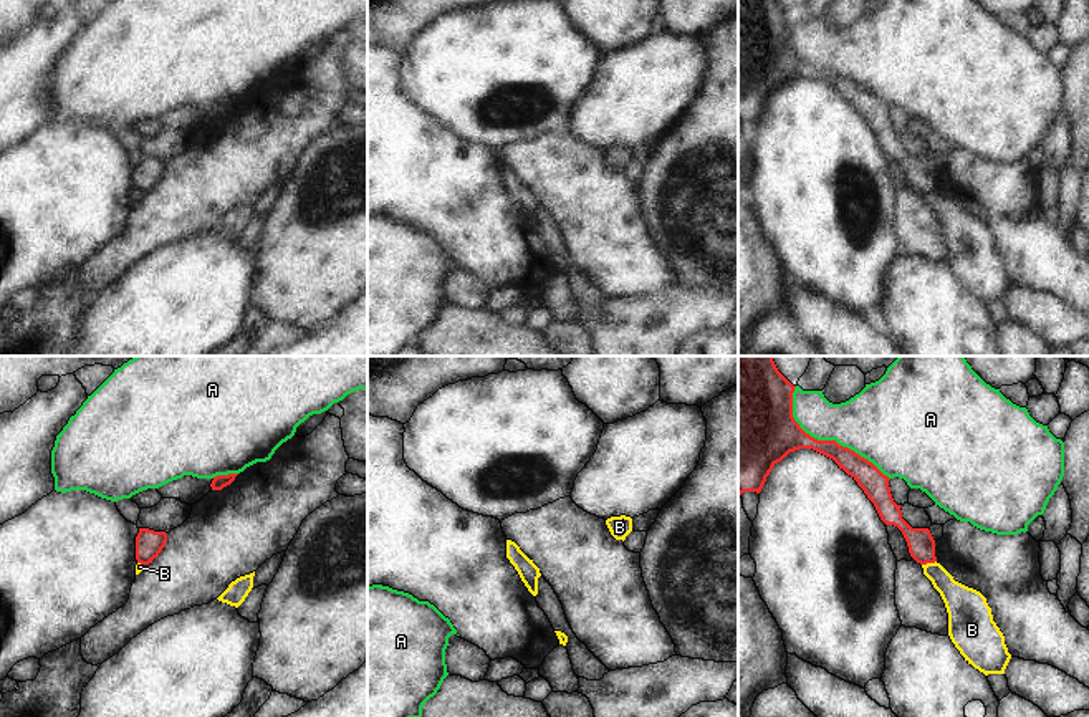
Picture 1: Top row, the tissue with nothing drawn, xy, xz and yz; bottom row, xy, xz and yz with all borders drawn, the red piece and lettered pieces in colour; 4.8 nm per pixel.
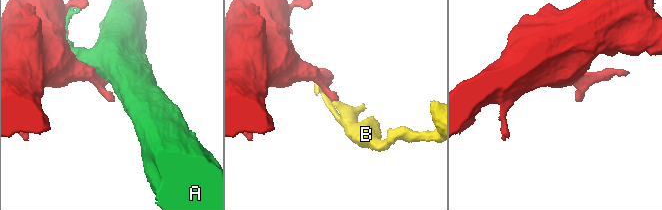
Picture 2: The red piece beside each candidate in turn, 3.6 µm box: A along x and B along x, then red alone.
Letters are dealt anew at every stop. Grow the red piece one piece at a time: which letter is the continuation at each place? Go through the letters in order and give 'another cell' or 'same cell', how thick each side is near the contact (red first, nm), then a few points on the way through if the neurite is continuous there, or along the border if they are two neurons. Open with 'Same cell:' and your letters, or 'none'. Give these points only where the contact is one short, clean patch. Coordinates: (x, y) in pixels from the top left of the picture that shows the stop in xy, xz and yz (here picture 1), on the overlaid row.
Same cell: none
A: another cell; calibres 220 and 320 nm
B: another cell; calibres 130 and 160 nm; border yz (935, 560), (922, 565)

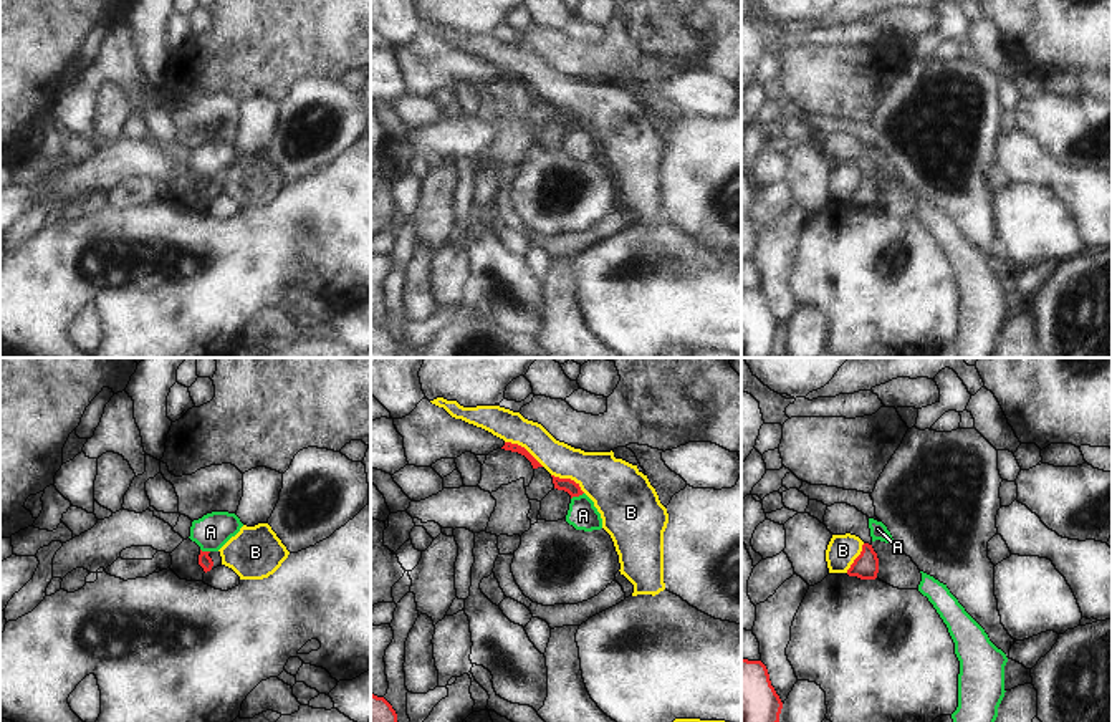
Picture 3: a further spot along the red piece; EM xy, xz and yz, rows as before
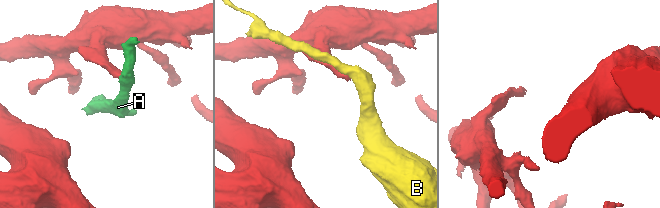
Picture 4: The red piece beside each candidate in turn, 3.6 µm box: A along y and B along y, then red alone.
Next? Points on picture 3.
Same cell: none
A: another cell; calibres 70 and 140 nm; border xz (583, 492), (571, 499)
B: another cell; calibres 50 and 160 nm

